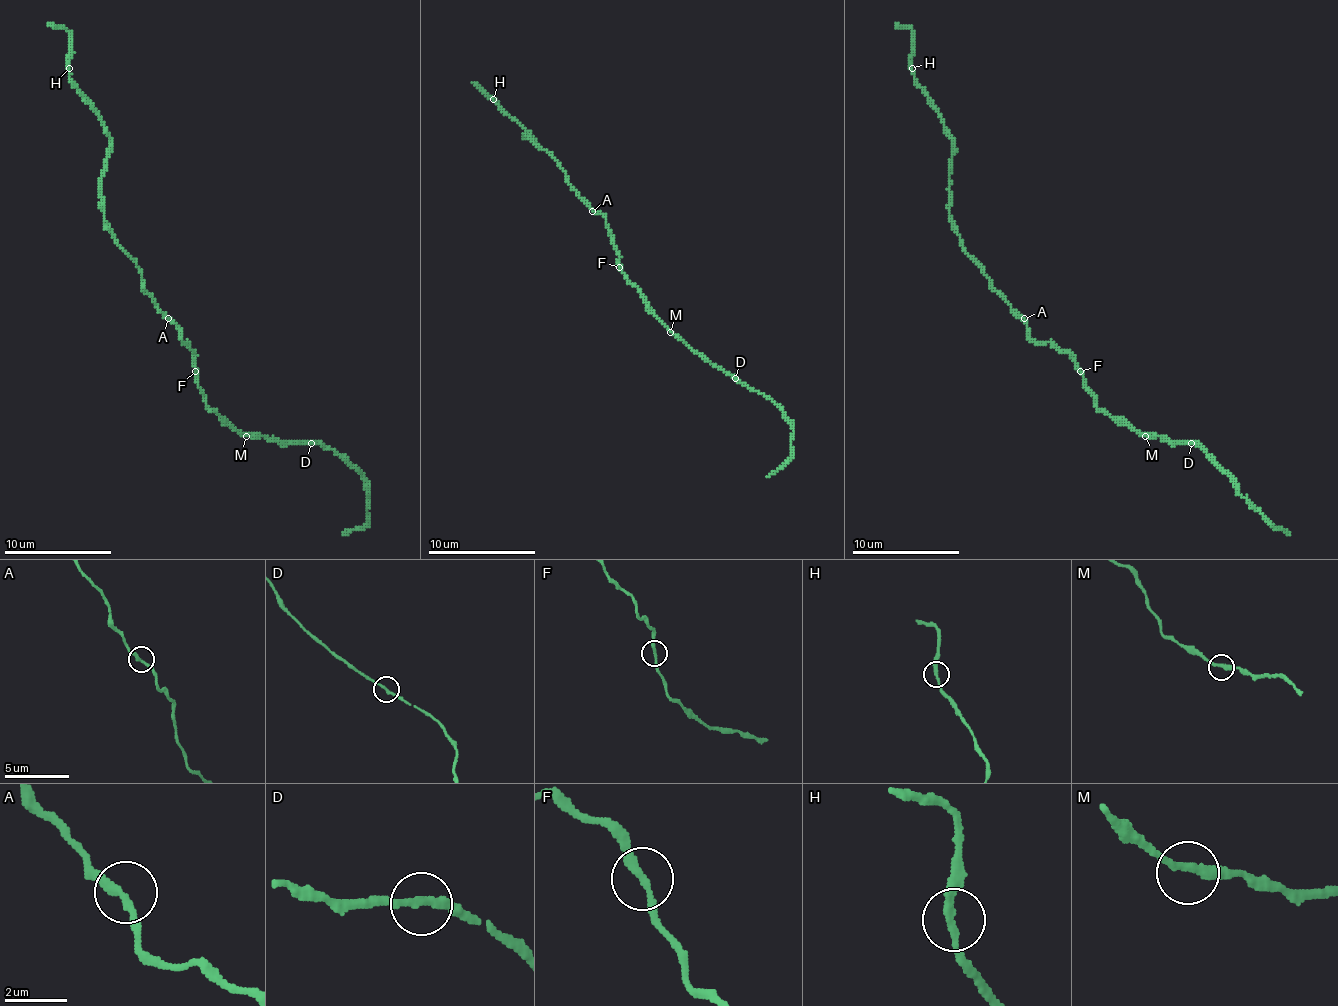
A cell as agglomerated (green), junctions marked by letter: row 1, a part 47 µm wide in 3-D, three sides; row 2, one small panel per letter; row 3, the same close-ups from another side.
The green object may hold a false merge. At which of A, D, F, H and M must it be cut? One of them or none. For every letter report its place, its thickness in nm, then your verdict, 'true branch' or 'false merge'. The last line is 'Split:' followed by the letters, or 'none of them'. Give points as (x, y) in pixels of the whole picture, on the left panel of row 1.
A: place (168, 318); calibre 240 nm; true branch
D: place (311, 443); calibre 240 nm; true branch
F: place (195, 371); calibre 240 nm; true branch
H: place (69, 68); calibre 240 nm; true branch
M: place (246, 436); calibre 240 nm; true branch
Split: none of them

